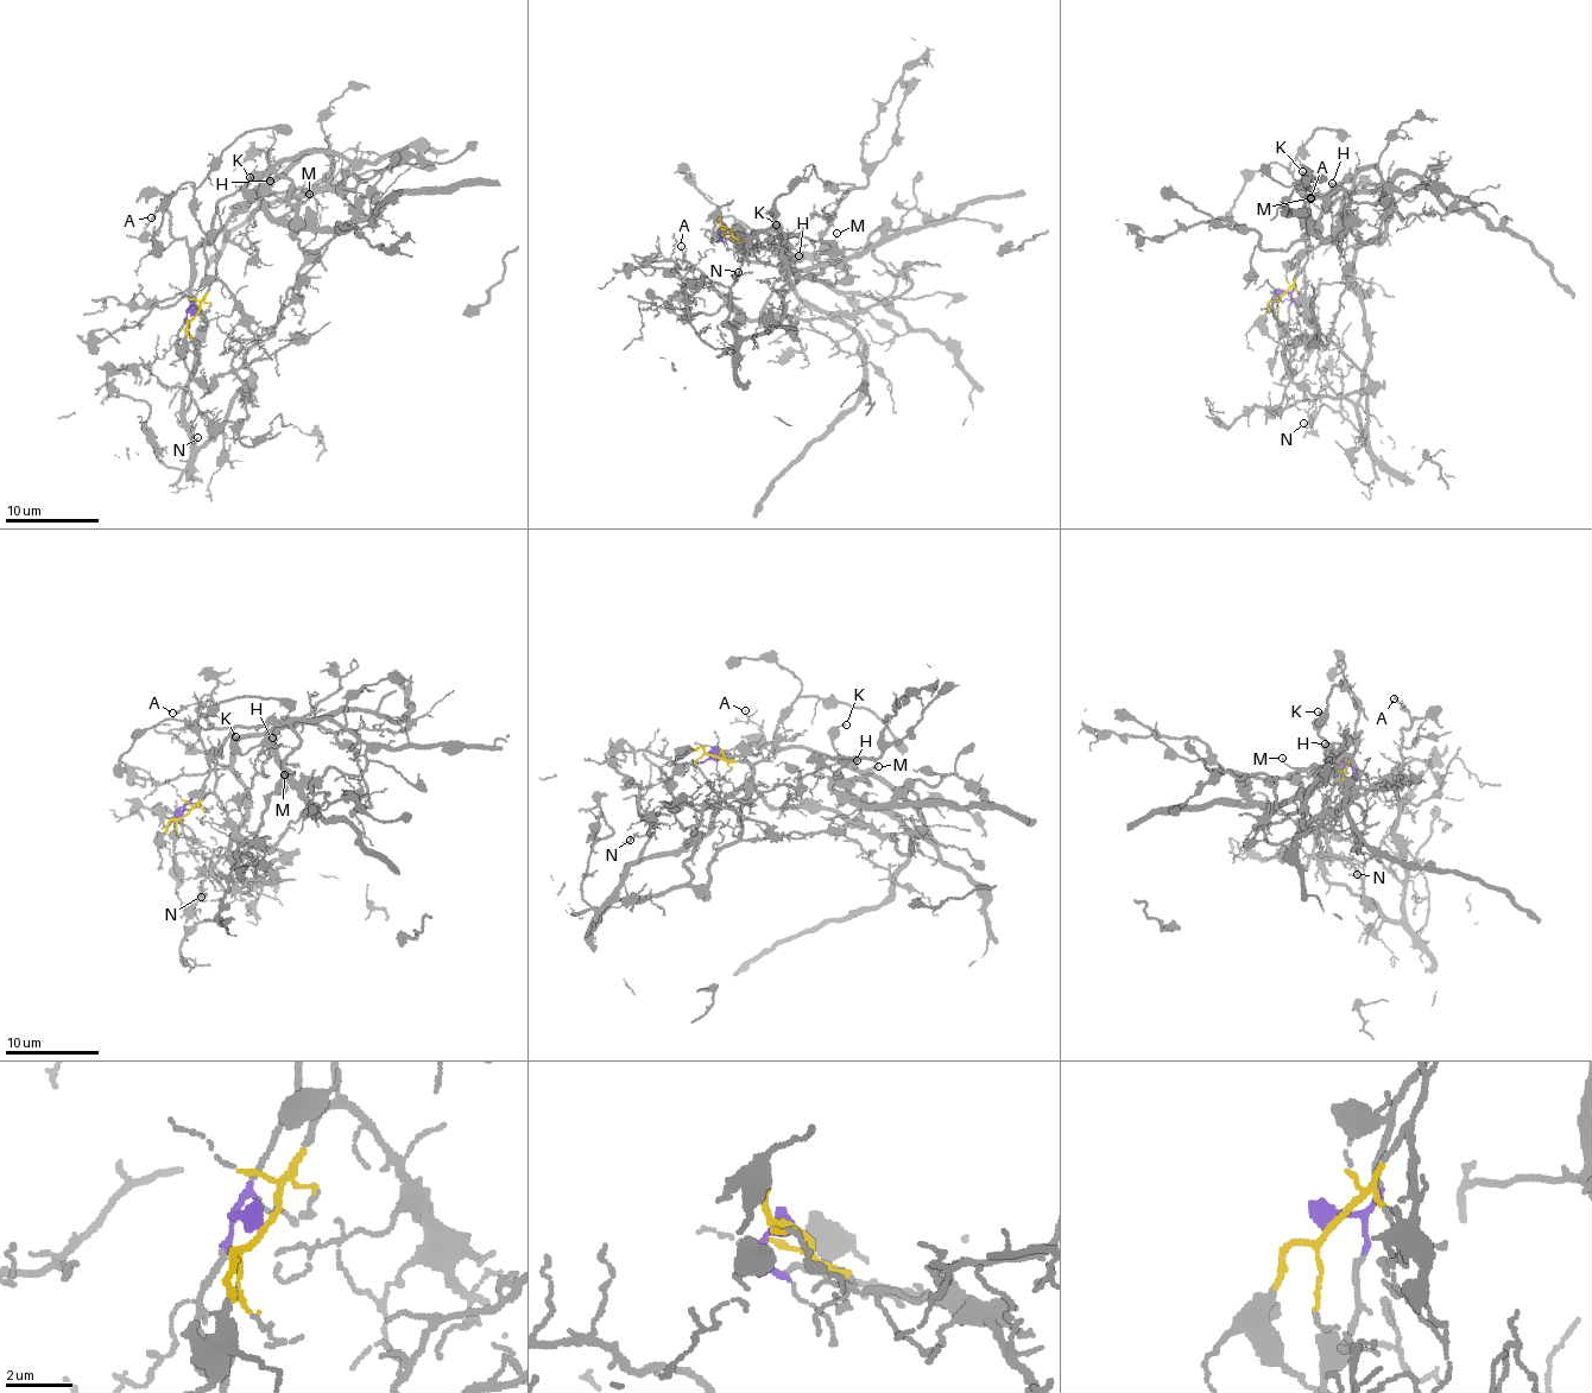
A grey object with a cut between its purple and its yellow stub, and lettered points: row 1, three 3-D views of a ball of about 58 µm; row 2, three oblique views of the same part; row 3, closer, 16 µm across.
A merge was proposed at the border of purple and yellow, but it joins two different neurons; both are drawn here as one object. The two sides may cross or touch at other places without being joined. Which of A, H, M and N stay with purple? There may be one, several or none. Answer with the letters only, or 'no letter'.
M

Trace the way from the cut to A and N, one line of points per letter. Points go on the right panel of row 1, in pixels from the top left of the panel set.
A: (1280, 296), (1302, 270), (1330, 341), (1332, 219), (1337, 246), (1384, 235), (1347, 228), (1344, 188), (1311, 198)
N: (1280, 296), (1302, 270), (1306, 320), (1369, 387), (1366, 442), (1357, 407), (1328, 387), (1303, 424)

